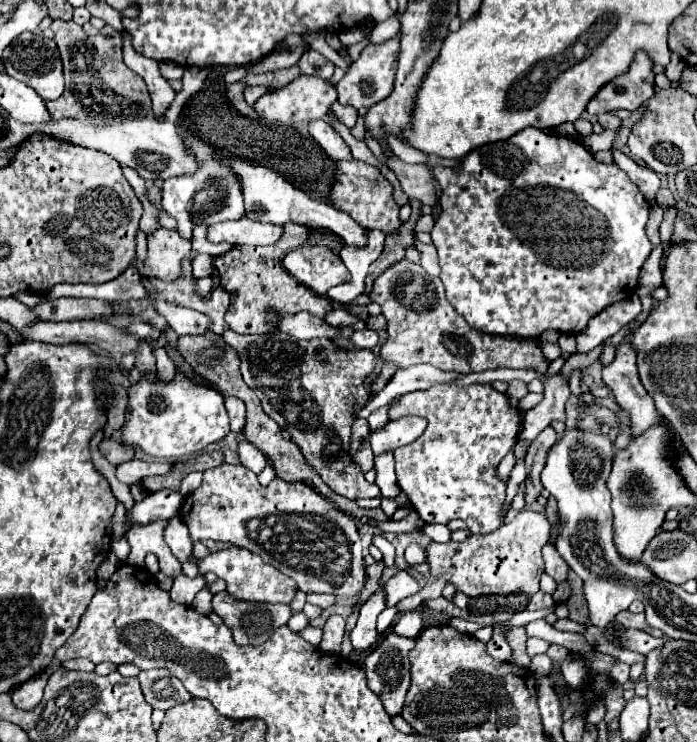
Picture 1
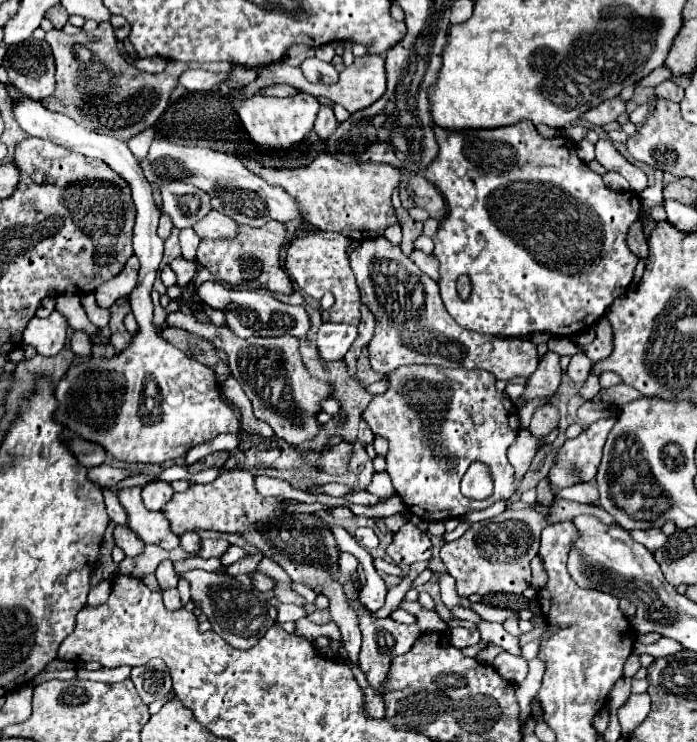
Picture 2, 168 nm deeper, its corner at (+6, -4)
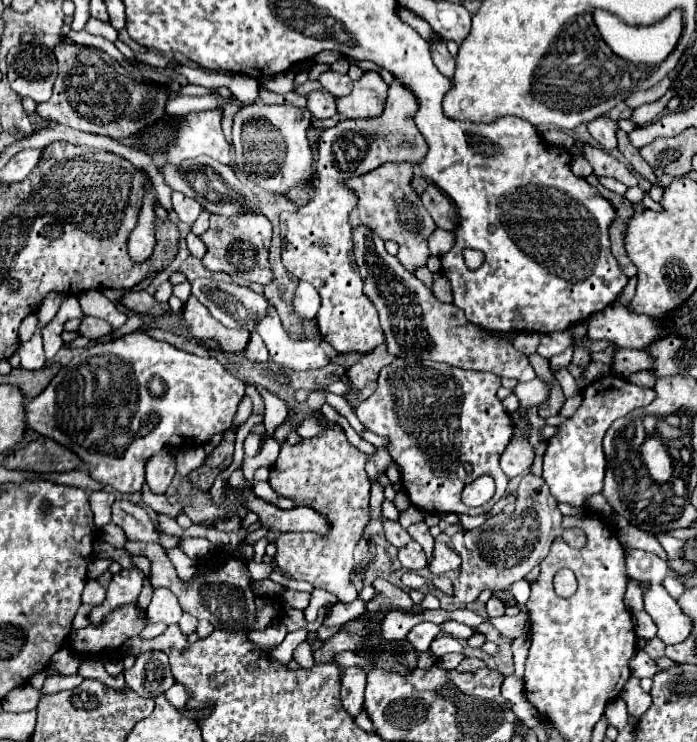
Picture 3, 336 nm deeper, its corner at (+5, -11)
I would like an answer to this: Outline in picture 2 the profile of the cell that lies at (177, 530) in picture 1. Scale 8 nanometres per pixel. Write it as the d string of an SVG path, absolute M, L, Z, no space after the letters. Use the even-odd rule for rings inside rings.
M124 487L118 491L118 499L128 513L128 527L146 543L158 545L162 549L176 549L180 547L178 535L170 529L166 517L158 511L148 511L142 505L140 497L142 487Z

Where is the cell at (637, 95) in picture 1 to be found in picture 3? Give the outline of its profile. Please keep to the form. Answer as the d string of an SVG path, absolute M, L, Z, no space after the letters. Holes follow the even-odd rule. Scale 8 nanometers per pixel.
M597 118L593 122L587 124L591 136L603 146L603 150L615 150L617 148L617 136L615 136L615 130L617 130L617 122L615 120L609 120L609 118Z

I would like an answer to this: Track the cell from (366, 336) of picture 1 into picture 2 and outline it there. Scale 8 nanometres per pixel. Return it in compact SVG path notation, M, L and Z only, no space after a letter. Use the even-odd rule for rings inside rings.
M322 323L318 331L318 349L324 361L344 359L346 351L358 337L358 329L340 323Z

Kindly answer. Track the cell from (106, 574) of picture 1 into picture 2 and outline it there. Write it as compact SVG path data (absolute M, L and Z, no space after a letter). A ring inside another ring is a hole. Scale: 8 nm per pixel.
M100 581L98 585L94 585L92 589L90 589L90 595L88 595L88 605L102 605L106 599L108 599L108 595L110 595L110 581Z

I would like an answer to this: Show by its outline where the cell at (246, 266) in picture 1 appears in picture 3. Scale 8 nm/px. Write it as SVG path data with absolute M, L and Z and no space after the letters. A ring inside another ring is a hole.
M243 212L239 216L219 216L211 214L209 228L201 234L201 240L207 246L203 256L203 264L209 270L221 270L227 274L239 274L245 280L269 284L273 280L271 264L267 258L269 242L271 242L271 222L265 214L257 212Z

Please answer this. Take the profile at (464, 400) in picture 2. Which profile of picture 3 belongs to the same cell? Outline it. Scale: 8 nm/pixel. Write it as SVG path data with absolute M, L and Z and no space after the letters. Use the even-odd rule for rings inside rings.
M395 358L391 364L381 368L377 390L357 406L355 414L367 426L367 430L391 438L389 454L393 456L395 464L401 470L403 488L409 494L409 500L417 508L425 512L439 512L439 514L463 512L469 516L481 516L487 514L491 506L505 494L509 480L499 466L499 458L507 448L507 444L511 442L513 422L509 414L503 410L501 400L495 394L499 386L501 386L501 378L491 372L471 372L449 364L435 364L433 360L427 360L427 364L423 364L423 360L411 362L411 360ZM465 462L471 462L471 470L465 468ZM483 474L489 474L495 480L493 498L489 500L489 504L483 506L475 506L475 508L465 506L461 502L463 488Z

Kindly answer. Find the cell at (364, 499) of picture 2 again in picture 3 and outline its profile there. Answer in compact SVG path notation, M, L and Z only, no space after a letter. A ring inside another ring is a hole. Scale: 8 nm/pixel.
M381 518L381 520L383 520L383 526L385 526L385 536L387 536L387 540L389 540L395 548L403 548L403 546L407 546L407 544L413 540L413 538L409 536L409 532L401 528L399 522L391 522L391 520L387 520L387 518Z

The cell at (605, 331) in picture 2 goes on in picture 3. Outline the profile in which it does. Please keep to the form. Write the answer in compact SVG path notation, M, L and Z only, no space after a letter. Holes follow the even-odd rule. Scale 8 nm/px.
M621 348L621 350L615 352L613 372L619 374L619 376L629 378L633 372L645 370L645 368L653 368L653 366L655 366L655 360L645 350L627 350L627 348Z

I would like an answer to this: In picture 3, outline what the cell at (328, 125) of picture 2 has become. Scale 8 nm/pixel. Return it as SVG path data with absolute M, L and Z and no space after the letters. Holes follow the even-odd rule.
M313 90L305 98L307 98L307 110L311 114L315 114L317 118L327 118L327 116L335 116L337 114L335 96L331 96L329 92Z

